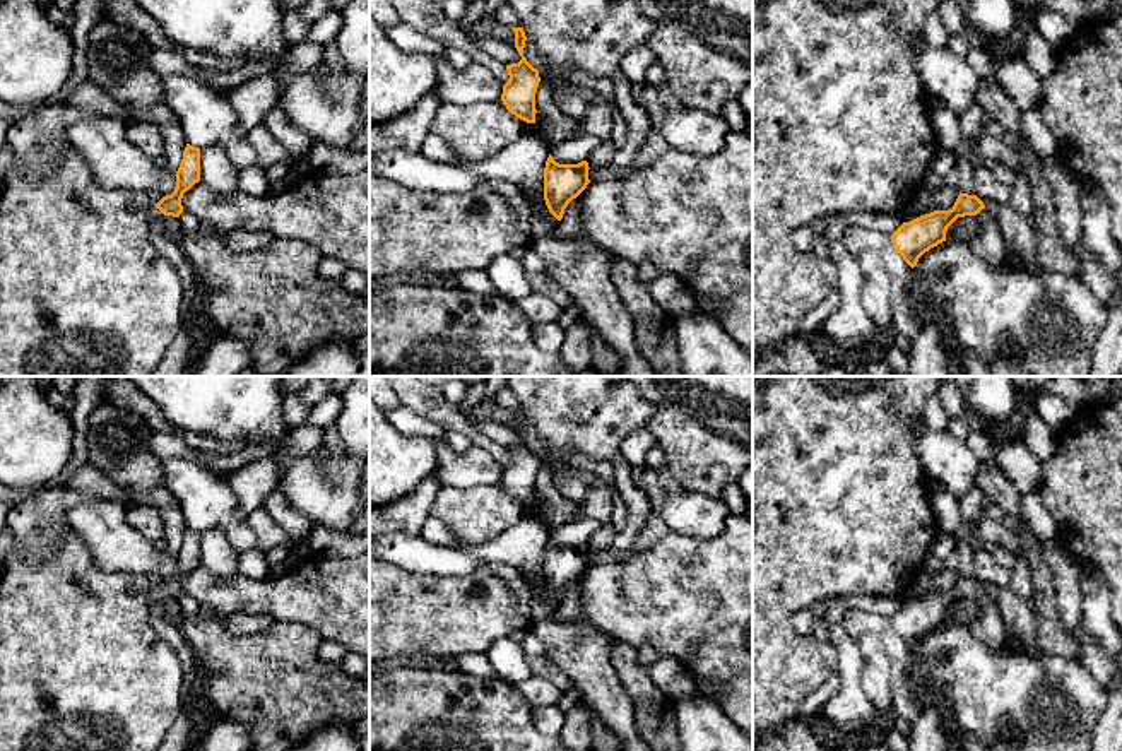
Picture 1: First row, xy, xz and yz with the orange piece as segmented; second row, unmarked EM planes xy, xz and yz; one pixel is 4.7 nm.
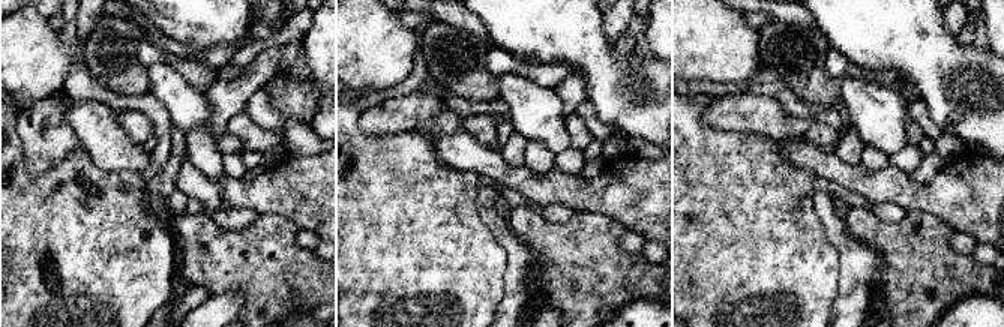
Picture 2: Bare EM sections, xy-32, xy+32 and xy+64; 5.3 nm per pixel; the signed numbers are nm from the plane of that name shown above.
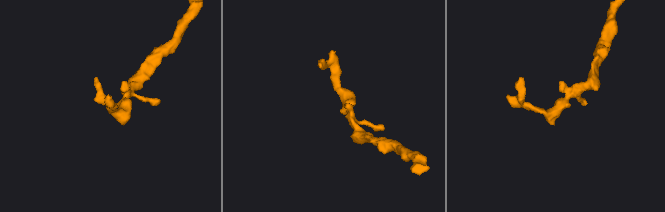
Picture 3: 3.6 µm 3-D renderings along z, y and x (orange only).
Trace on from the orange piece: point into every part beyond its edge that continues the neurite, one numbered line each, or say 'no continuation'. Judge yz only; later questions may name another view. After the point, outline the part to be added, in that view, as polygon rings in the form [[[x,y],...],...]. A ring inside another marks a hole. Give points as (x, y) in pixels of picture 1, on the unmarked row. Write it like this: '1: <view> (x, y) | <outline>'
1: yz (989, 626) | [[[982,592],[975,600],[978,604],[978,616],[970,624],[973,636],[990,648],[1001,648],[1007,645],[1002,614],[995,597]]]

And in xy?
1: xy (182, 736) | [[[151,588],[147,599],[154,631],[178,653],[183,669],[181,712],[166,732],[157,751],[193,751],[198,739],[197,724],[205,705],[197,693],[202,667],[183,636],[181,628],[164,619],[162,604],[166,599],[156,588]]]

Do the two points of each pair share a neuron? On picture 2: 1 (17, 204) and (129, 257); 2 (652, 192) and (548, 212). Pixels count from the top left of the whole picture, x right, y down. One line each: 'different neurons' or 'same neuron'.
1: same neuron
2: different neurons

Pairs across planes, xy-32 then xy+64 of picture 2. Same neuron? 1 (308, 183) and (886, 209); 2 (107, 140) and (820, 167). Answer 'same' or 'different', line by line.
1: different
2: same

